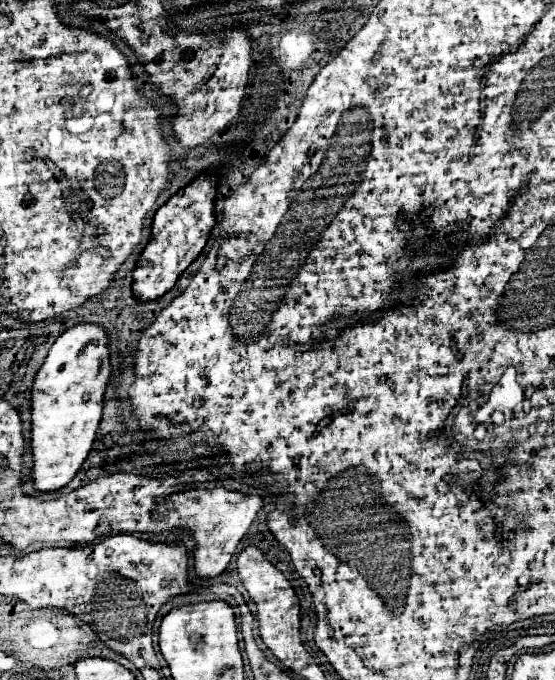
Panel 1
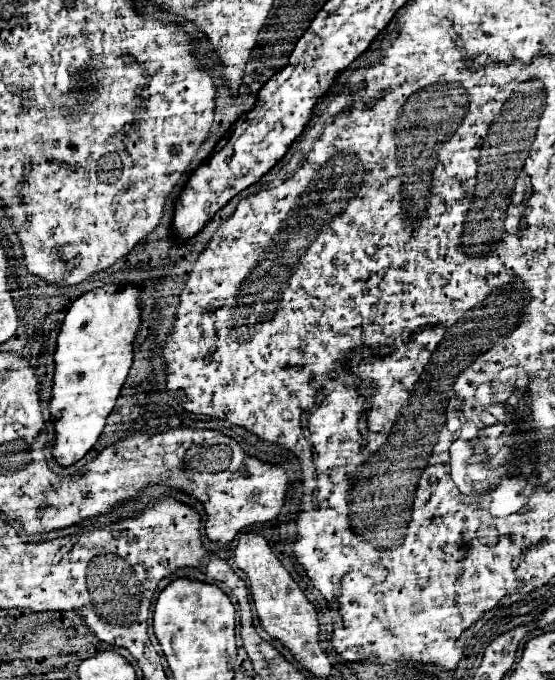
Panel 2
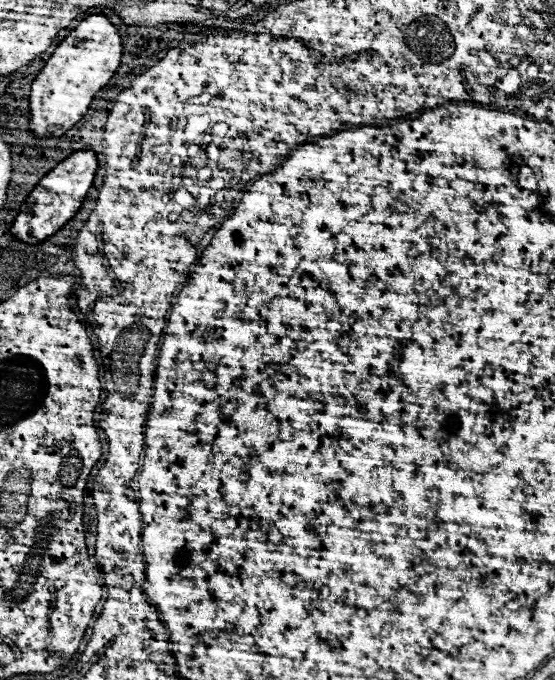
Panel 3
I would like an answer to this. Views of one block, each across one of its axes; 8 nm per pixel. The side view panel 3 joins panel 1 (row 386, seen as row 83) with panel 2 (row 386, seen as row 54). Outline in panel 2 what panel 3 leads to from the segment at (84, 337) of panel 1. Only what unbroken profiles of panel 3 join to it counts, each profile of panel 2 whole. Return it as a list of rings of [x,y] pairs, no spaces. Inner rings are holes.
[[[112,284],[96,288],[82,294],[68,310],[64,324],[58,334],[56,352],[54,352],[54,378],[52,378],[52,398],[50,398],[50,418],[54,422],[54,450],[52,456],[60,466],[72,466],[86,452],[92,450],[96,440],[102,434],[108,414],[112,412],[120,388],[132,366],[132,342],[140,326],[140,294],[138,286],[114,288]]]

